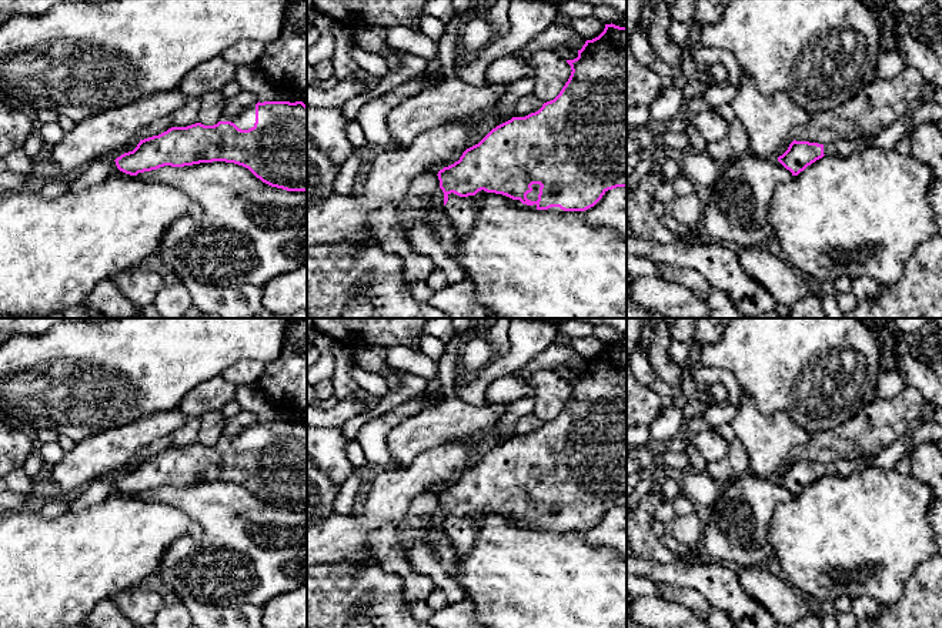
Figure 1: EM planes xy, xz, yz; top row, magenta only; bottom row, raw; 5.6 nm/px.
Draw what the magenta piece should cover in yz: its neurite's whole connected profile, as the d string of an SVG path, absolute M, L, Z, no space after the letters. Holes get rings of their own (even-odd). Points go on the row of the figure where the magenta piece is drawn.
M876 134L862 136L856 140L838 140L828 144L818 144L809 141L794 140L788 150L778 157L778 161L792 173L798 176L808 166L826 156L848 157L858 153L872 144Z

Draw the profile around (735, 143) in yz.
M736 118L729 124L728 133L718 143L708 143L706 147L706 154L718 167L738 160L748 151L751 148L746 130Z

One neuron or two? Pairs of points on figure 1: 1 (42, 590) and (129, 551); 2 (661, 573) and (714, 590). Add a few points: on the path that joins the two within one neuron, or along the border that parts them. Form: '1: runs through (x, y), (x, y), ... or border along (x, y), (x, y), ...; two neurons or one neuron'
1: runs through (63, 568), (80, 558), (99, 551), (107, 551); one neuron
2: runs through (674, 574), (701, 578); one neuron

